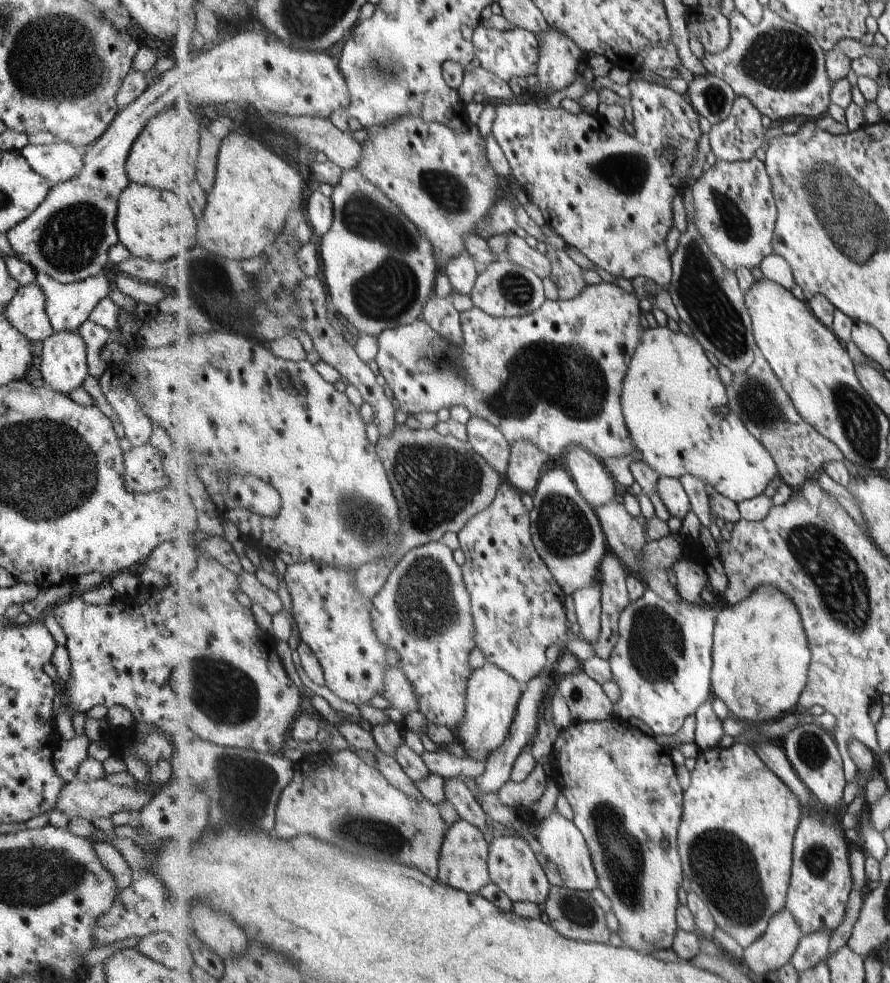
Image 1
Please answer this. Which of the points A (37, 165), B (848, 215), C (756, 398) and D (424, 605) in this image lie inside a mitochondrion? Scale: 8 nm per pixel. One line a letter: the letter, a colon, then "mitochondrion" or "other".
A: other
B: mitochondrion
C: mitochondrion
D: mitochondrion

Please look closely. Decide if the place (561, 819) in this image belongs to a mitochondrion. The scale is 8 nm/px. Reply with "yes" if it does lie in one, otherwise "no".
no

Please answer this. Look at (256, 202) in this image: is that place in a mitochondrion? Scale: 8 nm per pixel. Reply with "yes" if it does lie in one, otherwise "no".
no

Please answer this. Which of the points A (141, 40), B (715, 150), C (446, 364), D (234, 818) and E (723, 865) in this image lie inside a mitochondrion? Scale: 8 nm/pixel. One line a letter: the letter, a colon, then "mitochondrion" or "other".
A: other
B: other
C: mitochondrion
D: mitochondrion
E: mitochondrion

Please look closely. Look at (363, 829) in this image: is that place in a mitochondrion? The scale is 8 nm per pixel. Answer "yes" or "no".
yes

